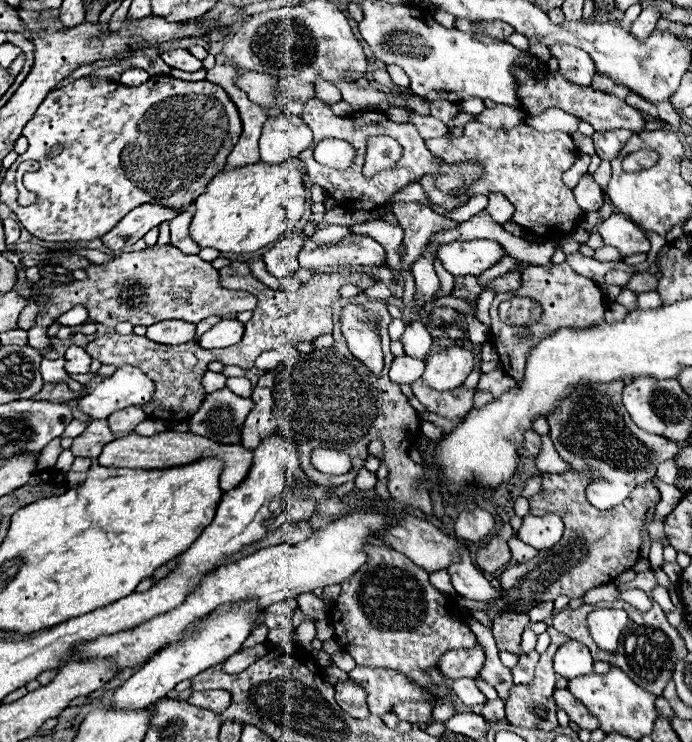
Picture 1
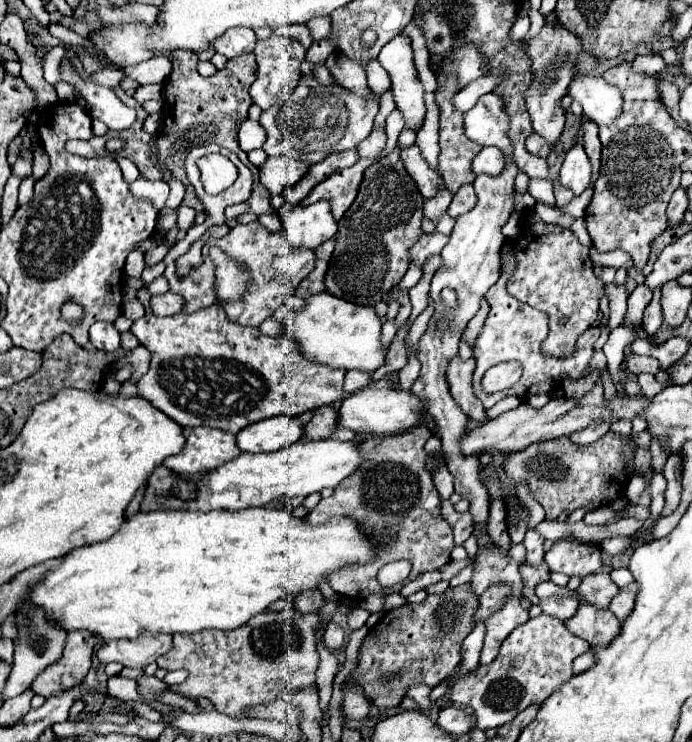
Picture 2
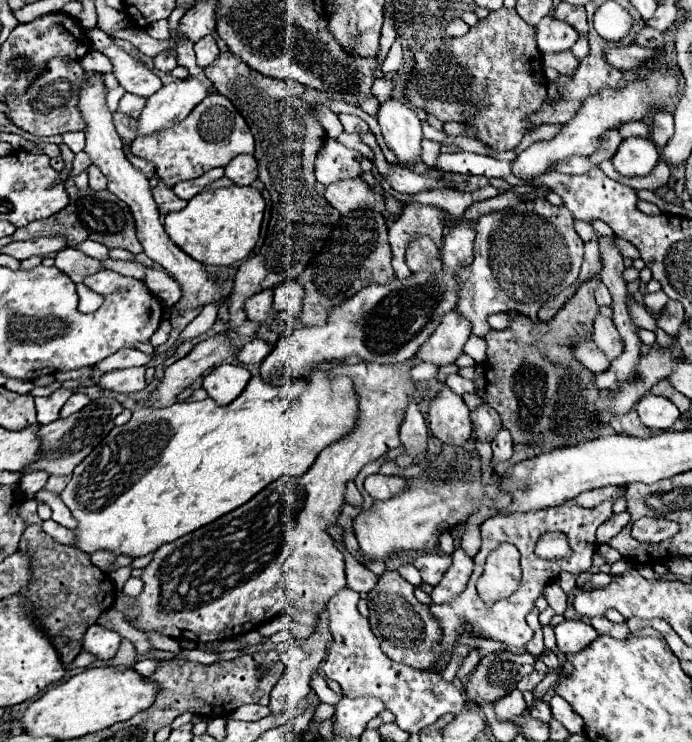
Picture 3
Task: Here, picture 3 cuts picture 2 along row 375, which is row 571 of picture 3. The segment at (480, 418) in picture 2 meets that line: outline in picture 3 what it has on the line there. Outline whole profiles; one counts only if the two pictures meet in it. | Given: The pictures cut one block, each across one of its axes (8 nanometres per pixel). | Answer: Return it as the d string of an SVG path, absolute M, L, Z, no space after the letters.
M460 548L454 552L452 556L452 566L450 570L444 574L442 582L438 586L434 586L430 598L432 598L432 604L444 604L444 602L450 602L454 600L456 596L462 594L462 590L466 590L466 584L470 580L470 574L472 574L472 558L466 556Z

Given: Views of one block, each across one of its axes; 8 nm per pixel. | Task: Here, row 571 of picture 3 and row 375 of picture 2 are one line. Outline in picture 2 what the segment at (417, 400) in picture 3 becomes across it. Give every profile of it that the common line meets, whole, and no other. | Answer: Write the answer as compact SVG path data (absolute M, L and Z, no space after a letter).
M214 304L196 314L174 314L174 316L154 316L146 312L140 320L132 324L132 334L152 352L150 370L138 380L138 394L150 400L156 408L176 420L180 426L210 426L232 434L242 428L272 418L278 414L300 416L306 410L328 406L342 398L344 370L332 370L324 364L306 360L300 354L298 344L290 336L266 336L260 328L240 326L226 318L222 306Z

